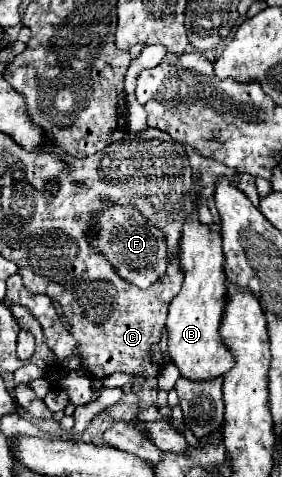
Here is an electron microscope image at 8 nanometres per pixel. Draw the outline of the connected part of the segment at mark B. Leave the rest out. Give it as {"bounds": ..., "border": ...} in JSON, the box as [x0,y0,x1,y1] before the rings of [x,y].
{"bounds":[168,195,234,379],"border":[[[194,195],[196,211],[192,219],[184,223],[180,239],[180,269],[184,271],[182,291],[172,299],[168,307],[168,351],[172,361],[178,365],[182,377],[186,379],[212,379],[224,375],[234,365],[234,359],[222,341],[220,323],[224,319],[224,307],[228,303],[226,273],[224,273],[224,253],[222,235],[212,231],[210,225],[200,223],[198,217],[200,195]]]}

